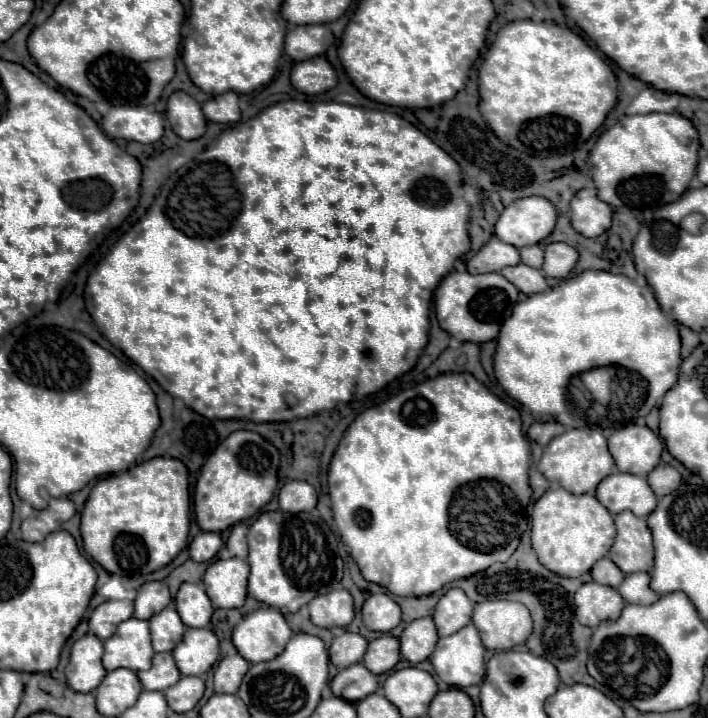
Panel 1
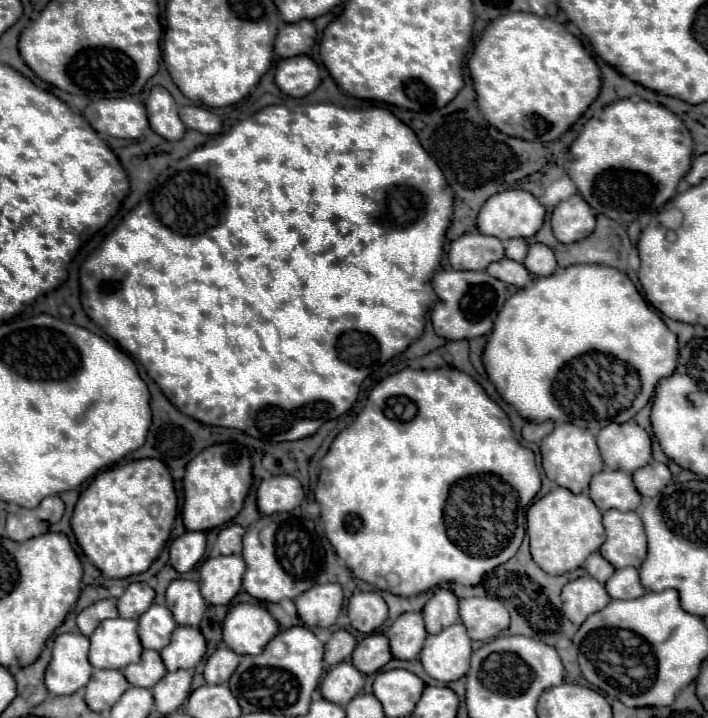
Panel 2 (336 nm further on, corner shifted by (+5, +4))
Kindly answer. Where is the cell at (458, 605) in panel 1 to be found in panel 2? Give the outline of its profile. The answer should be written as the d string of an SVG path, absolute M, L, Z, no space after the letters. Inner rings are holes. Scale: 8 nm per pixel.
M436 590L434 596L426 602L422 610L426 630L428 634L436 634L456 622L460 622L458 616L458 598L450 590Z

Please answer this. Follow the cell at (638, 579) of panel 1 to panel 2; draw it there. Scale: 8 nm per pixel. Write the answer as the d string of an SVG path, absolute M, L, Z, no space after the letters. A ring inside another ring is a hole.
M622 568L622 570L616 570L608 582L606 582L606 592L610 594L610 598L622 598L622 600L628 600L628 598L638 598L642 596L646 590L642 588L640 580L638 580L638 570L636 568Z

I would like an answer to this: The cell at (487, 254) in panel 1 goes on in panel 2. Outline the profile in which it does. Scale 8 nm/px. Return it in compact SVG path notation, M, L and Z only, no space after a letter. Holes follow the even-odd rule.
M468 232L450 244L448 260L454 270L486 270L490 262L504 258L504 246L498 238L480 232Z

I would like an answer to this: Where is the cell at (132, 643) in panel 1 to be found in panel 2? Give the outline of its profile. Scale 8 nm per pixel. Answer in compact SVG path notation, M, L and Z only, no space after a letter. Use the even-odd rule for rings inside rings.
M112 618L102 620L90 636L88 660L94 668L124 668L132 660L140 660L140 638L136 636L136 620Z

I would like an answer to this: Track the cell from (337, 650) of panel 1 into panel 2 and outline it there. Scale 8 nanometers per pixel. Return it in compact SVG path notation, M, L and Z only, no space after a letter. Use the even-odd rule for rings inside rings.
M338 630L332 634L330 642L326 644L326 652L324 652L324 662L328 666L334 666L334 664L340 664L344 660L350 658L352 650L356 646L356 640L352 634L348 634L346 630Z

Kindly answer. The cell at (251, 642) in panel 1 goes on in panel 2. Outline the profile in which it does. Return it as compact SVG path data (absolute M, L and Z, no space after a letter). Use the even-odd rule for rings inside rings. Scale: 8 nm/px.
M256 604L232 606L224 620L222 638L236 654L260 654L264 644L278 632L278 622Z

